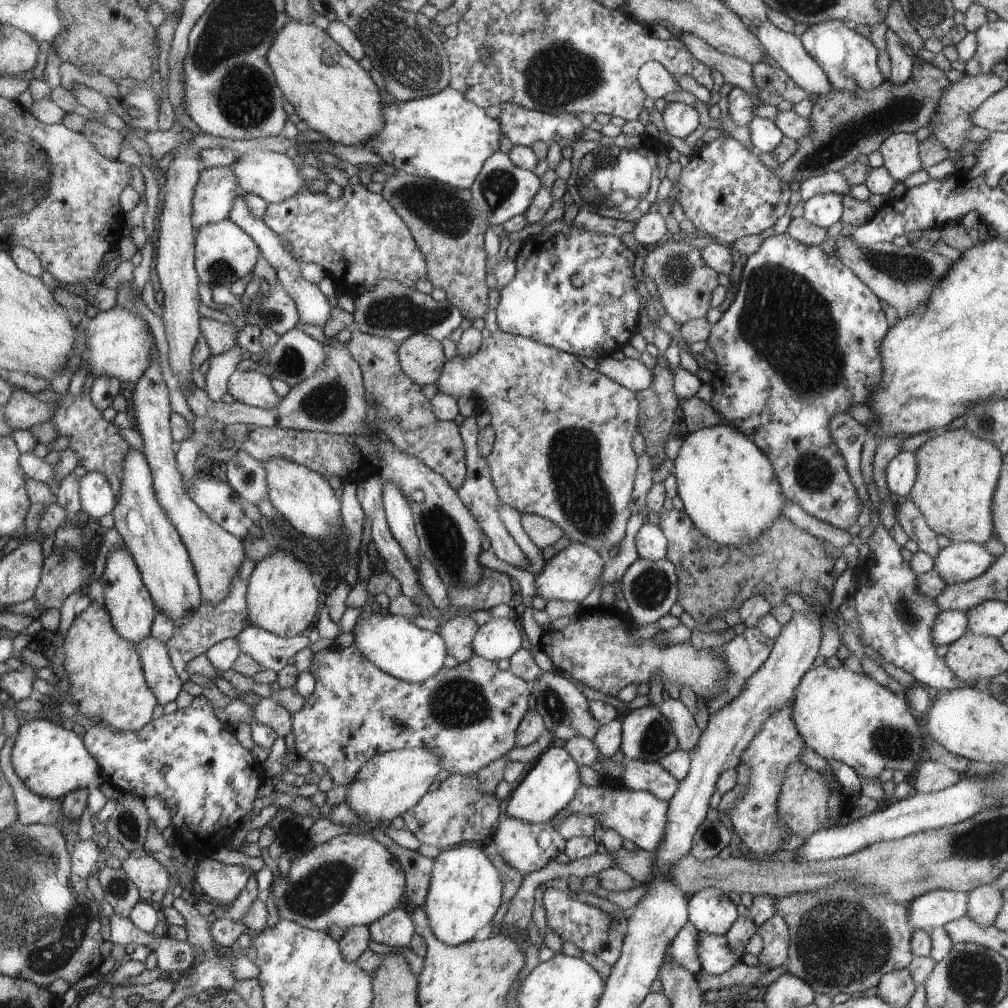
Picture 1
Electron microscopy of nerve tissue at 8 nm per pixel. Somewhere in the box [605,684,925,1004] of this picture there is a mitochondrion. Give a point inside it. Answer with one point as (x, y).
(837, 942)

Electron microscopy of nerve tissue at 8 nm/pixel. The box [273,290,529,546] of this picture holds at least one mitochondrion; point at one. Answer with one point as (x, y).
(326, 403)

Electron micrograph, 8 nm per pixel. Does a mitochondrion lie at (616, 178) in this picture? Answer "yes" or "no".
yes

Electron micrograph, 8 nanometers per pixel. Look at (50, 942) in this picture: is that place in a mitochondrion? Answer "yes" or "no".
yes

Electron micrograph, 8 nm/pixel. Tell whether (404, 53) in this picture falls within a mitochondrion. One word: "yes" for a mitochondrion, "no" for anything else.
yes

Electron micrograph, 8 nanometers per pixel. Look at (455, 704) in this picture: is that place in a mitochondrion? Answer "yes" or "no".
yes

